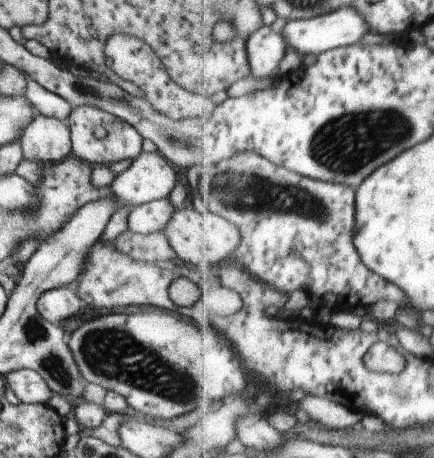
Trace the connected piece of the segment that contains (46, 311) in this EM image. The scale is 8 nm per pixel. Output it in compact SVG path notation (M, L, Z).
M60 285L42 294L38 298L36 308L48 322L56 325L74 316L82 306L80 306L78 294L74 294L70 288L67 288L67 285Z

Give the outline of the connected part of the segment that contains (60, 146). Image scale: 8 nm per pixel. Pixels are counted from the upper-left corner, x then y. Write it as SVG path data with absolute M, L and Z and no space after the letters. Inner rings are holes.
M37 114L24 128L20 142L24 159L39 164L62 162L72 154L71 132L67 121Z

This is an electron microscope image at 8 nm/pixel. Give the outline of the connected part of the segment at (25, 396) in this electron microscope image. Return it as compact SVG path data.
M30 369L9 372L5 382L10 386L22 404L47 404L53 392L48 388L44 378Z

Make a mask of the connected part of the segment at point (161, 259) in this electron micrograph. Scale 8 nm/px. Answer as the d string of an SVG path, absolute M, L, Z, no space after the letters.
M127 230L114 239L114 248L122 254L128 254L134 260L165 264L175 262L178 256L164 231L156 231L150 234L136 234Z

